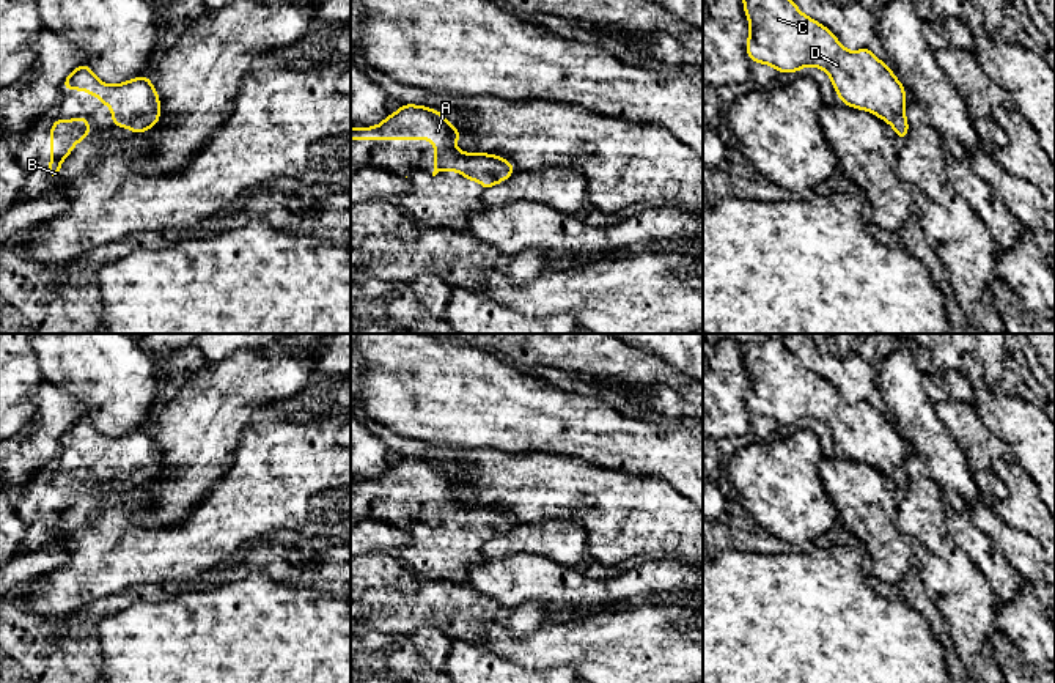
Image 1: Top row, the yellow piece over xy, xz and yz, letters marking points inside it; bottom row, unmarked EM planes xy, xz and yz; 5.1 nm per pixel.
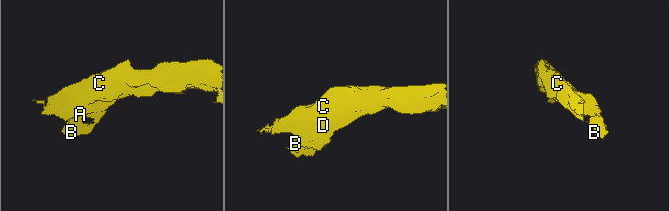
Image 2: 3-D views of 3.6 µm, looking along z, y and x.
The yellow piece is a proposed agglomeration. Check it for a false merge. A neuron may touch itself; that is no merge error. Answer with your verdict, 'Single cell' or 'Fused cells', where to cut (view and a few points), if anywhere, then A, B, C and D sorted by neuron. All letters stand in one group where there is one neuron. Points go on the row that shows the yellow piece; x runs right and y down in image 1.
Single cell. No split. Groups: A B C D

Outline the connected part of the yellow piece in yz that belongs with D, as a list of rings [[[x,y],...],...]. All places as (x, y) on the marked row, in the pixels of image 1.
[[[742,0],[742,3],[750,25],[745,49],[752,61],[769,65],[778,74],[799,72],[805,66],[819,68],[830,76],[841,104],[874,113],[895,129],[901,142],[907,138],[904,85],[873,50],[863,47],[849,52],[827,27],[805,16],[792,0]]]

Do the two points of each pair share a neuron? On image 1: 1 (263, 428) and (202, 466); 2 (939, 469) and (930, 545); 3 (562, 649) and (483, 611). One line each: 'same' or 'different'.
1: different
2: different
3: different

